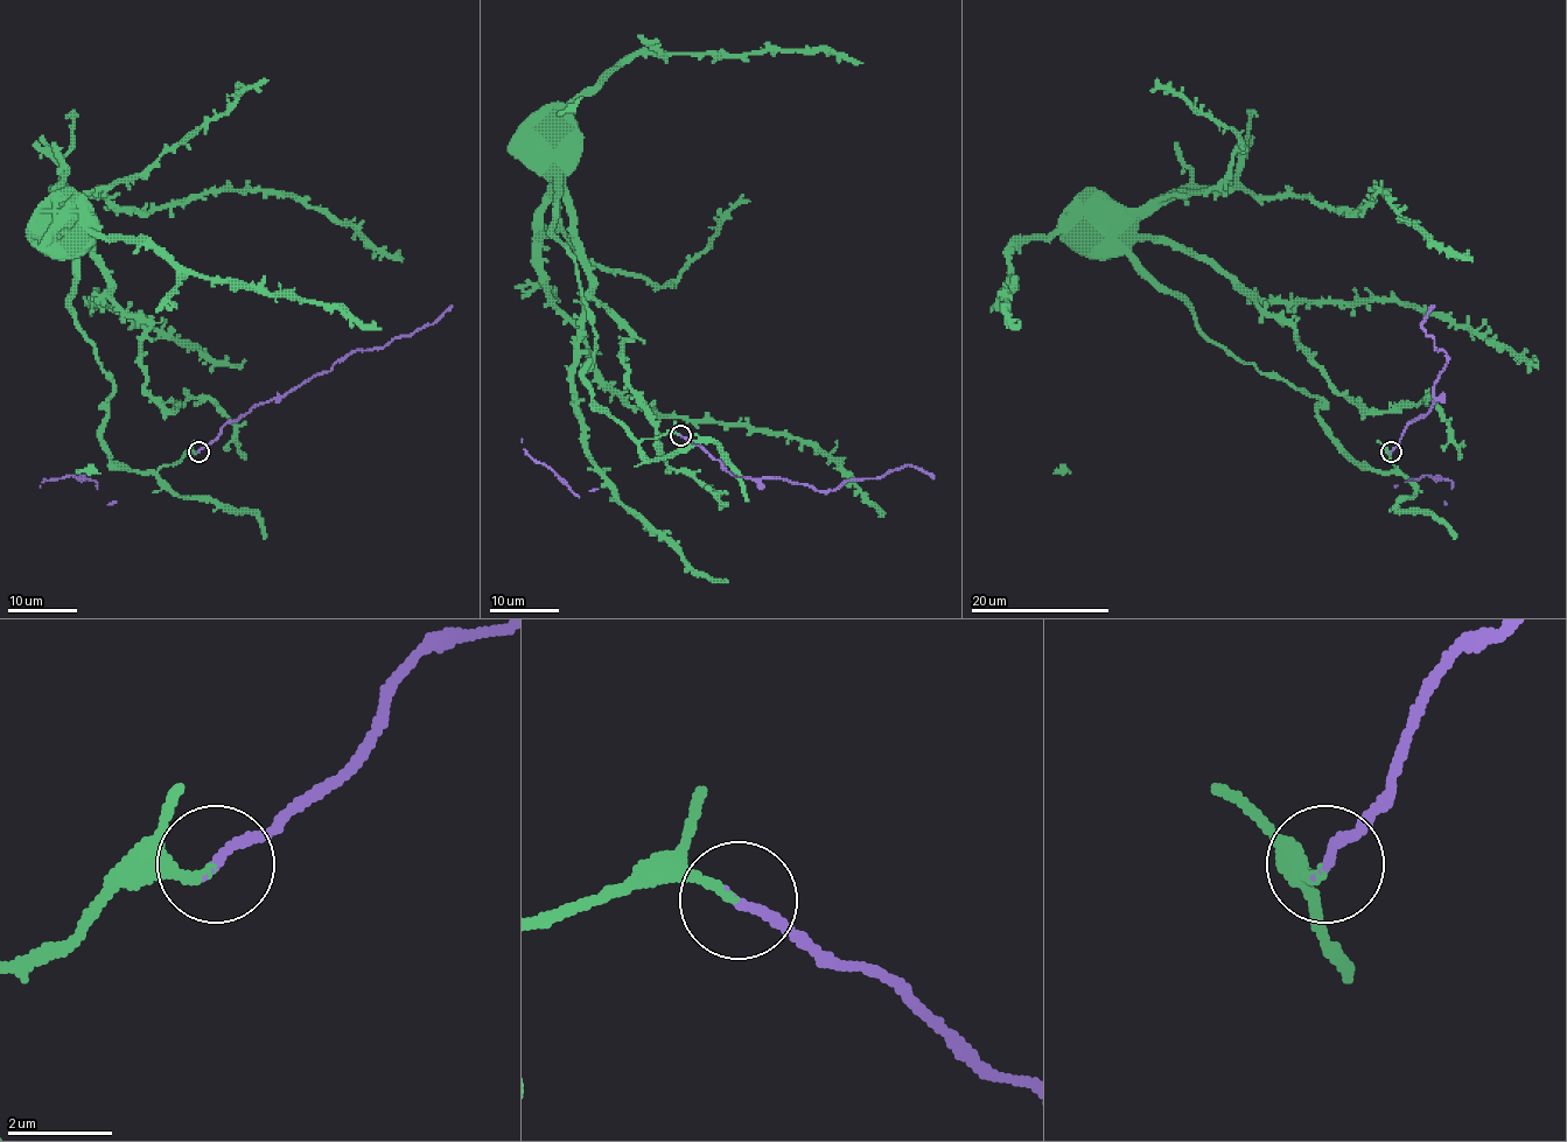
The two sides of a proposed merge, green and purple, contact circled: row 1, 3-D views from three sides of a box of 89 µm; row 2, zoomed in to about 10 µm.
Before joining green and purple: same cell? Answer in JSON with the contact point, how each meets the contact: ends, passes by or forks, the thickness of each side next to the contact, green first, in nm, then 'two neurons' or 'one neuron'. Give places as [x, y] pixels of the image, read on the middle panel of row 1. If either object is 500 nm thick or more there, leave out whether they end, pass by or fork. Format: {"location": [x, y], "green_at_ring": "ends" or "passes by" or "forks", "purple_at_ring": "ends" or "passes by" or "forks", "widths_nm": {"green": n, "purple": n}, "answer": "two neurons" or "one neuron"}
{"location": [680, 435], "green_at_ring": "ends", "purple_at_ring": "ends", "widths_nm": {"green": 170, "purple": 180}, "answer": "one neuron"}

